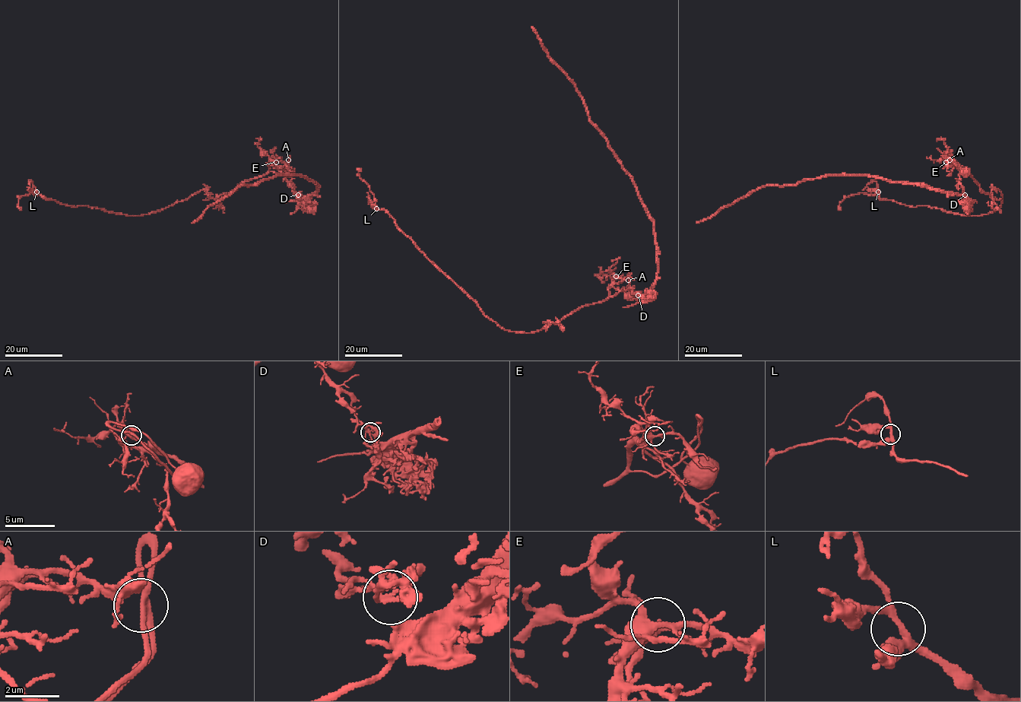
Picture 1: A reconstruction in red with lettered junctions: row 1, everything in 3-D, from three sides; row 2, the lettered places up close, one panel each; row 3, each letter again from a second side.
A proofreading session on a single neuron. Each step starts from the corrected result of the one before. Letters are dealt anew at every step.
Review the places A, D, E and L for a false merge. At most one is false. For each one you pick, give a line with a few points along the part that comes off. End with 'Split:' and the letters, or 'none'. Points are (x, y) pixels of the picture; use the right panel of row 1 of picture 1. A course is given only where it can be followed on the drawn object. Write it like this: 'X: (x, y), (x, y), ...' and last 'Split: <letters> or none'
D: (964, 195), (964, 202), (960, 195), (923, 186), (869, 176), (829, 174), (791, 185), (765, 185), (696, 223)
Split: D

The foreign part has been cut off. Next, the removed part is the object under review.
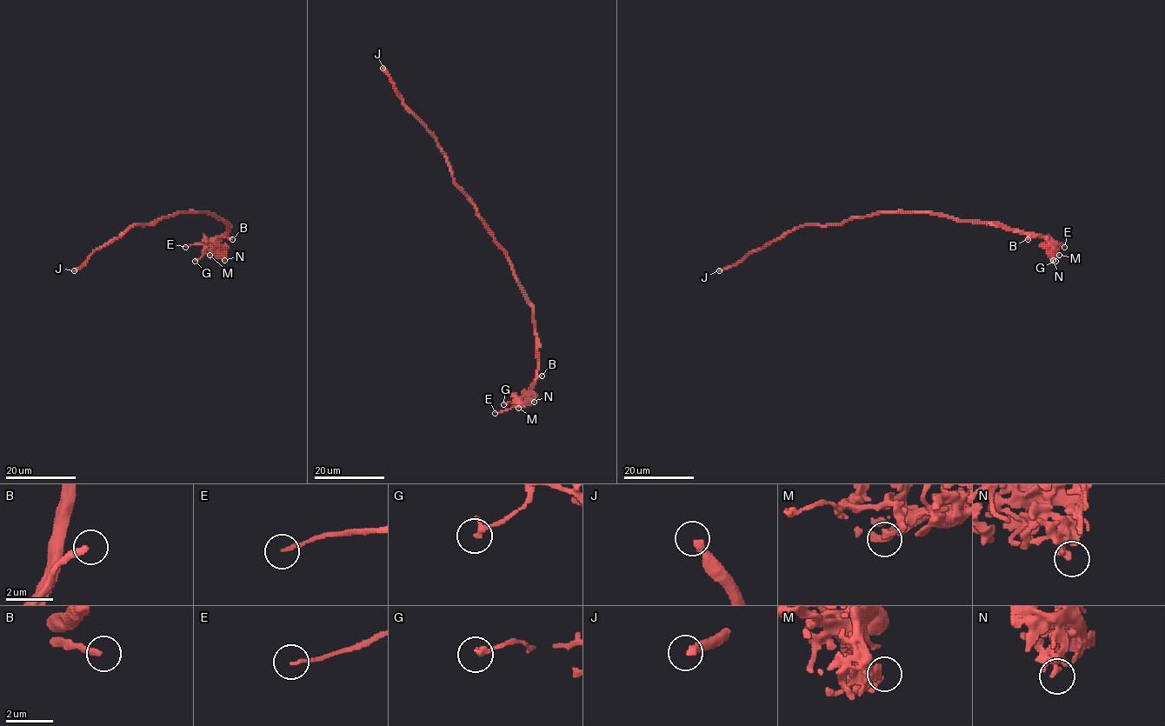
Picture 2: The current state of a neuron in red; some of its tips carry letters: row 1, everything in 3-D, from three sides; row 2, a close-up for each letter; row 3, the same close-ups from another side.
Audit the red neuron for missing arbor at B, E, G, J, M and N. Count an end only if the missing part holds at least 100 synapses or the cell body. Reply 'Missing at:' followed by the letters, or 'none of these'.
Missing at: B

